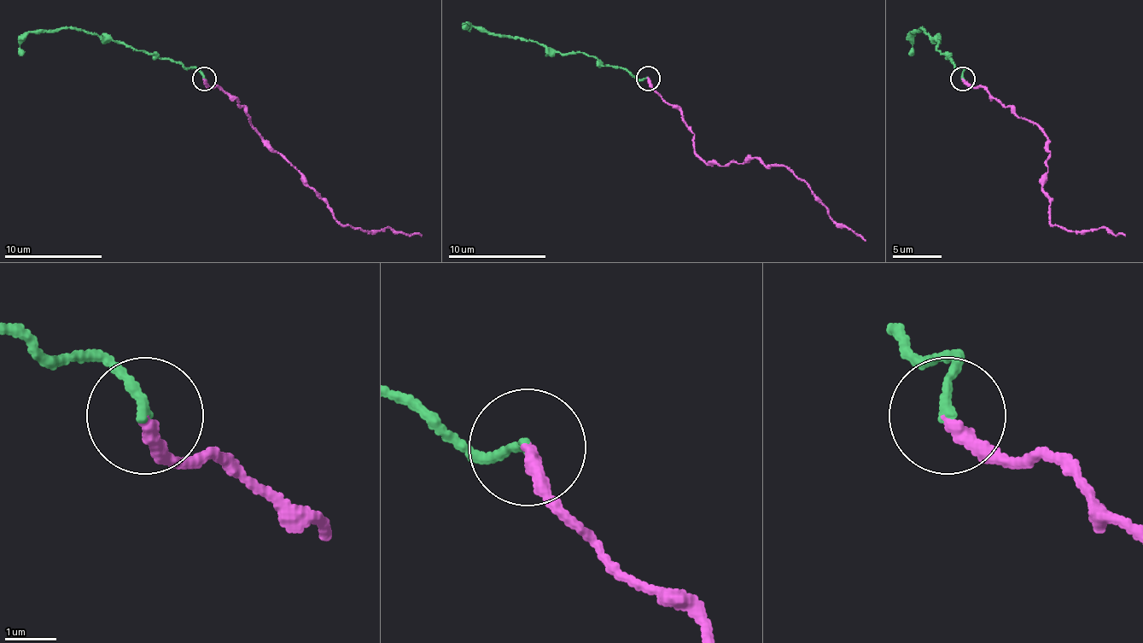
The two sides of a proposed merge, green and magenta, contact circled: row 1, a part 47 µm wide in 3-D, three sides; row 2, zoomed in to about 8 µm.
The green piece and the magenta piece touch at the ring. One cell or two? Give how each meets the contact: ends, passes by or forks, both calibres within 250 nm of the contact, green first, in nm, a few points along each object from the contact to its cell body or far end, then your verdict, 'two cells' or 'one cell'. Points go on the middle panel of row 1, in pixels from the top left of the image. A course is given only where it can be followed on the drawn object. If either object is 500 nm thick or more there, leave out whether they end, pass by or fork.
green ends; magenta ends; calibres 190 and 260 nm; course green (649, 78), (638, 79), (624, 67), (602, 65), (582, 53), (551, 53), (533, 41), (492, 36), (465, 26); course magenta (649, 78), (680, 112), (692, 149), (707, 163), (758, 158), (785, 167), (807, 184), (831, 219), (865, 241); one cell

